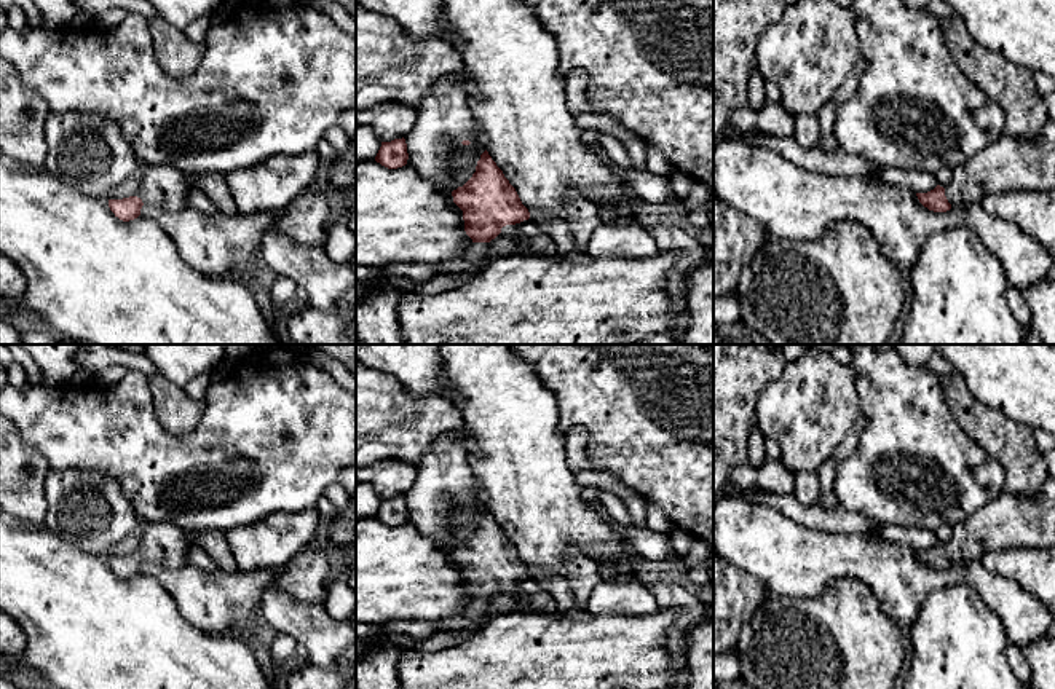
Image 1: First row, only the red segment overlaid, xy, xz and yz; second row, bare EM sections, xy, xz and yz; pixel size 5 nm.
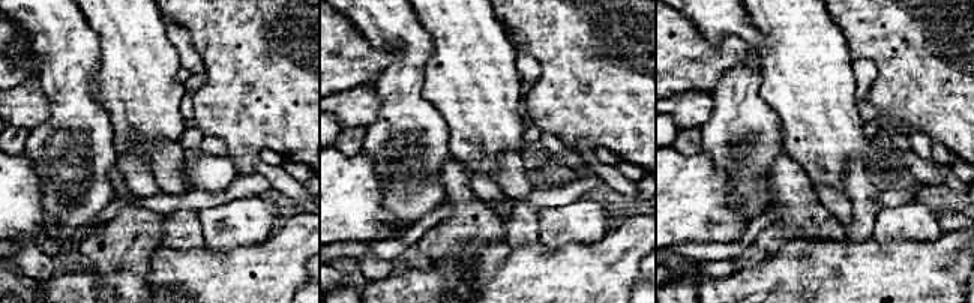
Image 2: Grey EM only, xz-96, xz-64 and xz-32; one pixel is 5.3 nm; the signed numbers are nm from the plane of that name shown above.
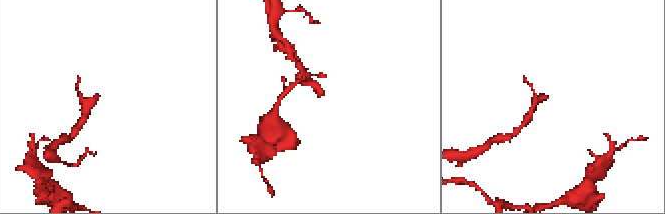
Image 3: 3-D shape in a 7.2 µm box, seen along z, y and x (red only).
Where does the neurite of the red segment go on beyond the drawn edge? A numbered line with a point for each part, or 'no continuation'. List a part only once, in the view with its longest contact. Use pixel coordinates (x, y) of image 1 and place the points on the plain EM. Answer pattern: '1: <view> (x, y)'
1: xz (530, 595)

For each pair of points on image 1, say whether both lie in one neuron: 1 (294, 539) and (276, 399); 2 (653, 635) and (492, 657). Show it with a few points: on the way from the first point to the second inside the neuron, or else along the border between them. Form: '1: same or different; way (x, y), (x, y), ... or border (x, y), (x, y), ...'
1: different; border (315, 506), (305, 511), (275, 511), (254, 522)
2: same; way (613, 654), (532, 657)

